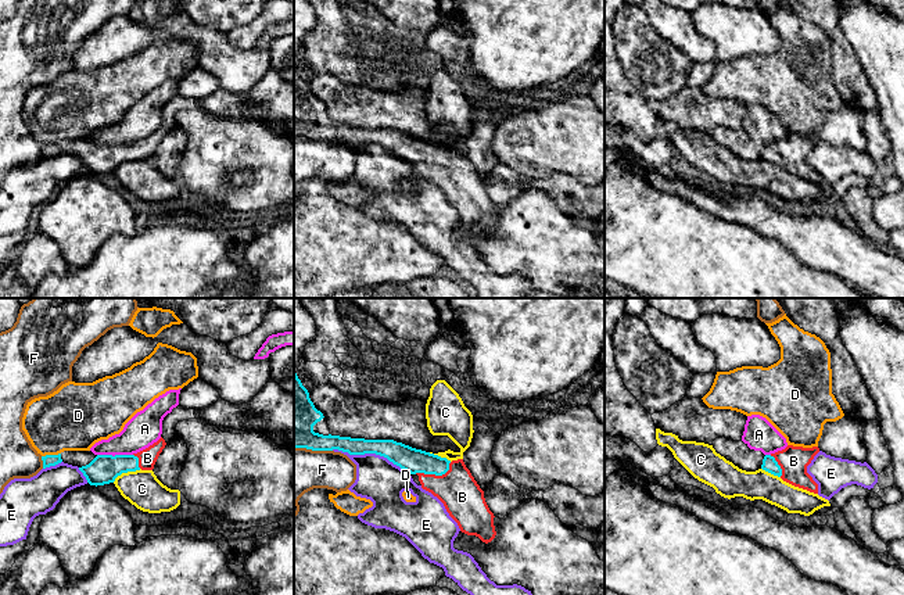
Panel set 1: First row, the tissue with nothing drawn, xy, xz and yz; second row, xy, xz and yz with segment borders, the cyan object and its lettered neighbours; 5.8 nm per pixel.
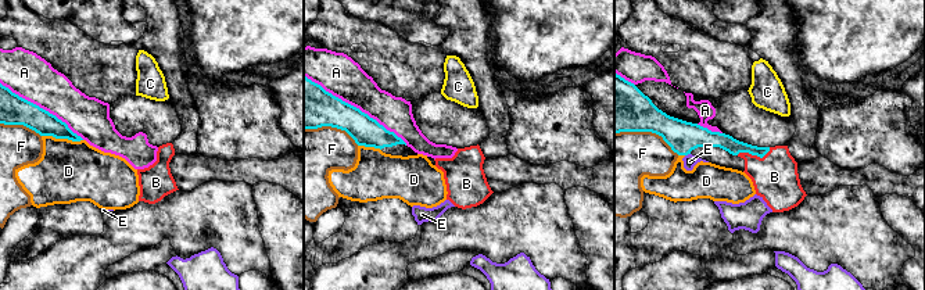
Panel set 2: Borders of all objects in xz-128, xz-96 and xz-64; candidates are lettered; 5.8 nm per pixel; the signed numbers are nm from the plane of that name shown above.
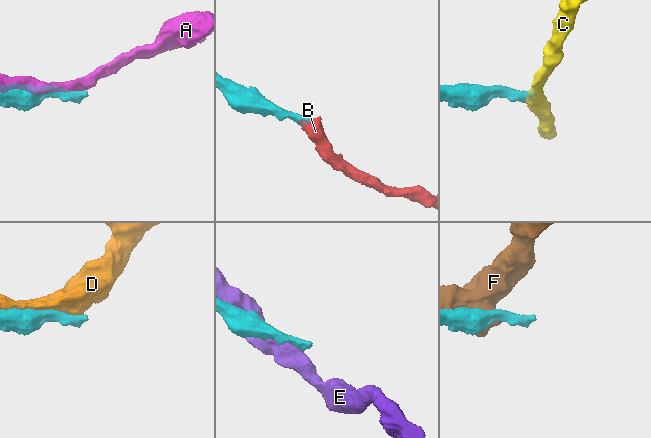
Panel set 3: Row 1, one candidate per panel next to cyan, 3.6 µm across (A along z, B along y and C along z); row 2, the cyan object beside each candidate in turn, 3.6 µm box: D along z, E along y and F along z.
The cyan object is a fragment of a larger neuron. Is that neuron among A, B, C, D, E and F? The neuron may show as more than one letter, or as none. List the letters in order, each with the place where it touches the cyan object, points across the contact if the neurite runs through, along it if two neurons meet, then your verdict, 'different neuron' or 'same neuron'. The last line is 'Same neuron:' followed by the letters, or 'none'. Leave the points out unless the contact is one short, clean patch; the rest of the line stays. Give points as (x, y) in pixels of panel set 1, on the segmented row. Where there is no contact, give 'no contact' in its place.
A: contact xy (115, 455); different neuron
B: contact xz (434, 473); way xz (413, 461), (426, 465), (434, 473), (442, 477), (462, 497); same neuron
C: contact xy (126, 472); border xy (140, 469), (122, 472), (112, 481); different neuron
D: contact xy (50, 455); different neuron
E: contact xz (372, 452); different neuron
F: contact xy (43, 462); different neuron
Same neuron: B

